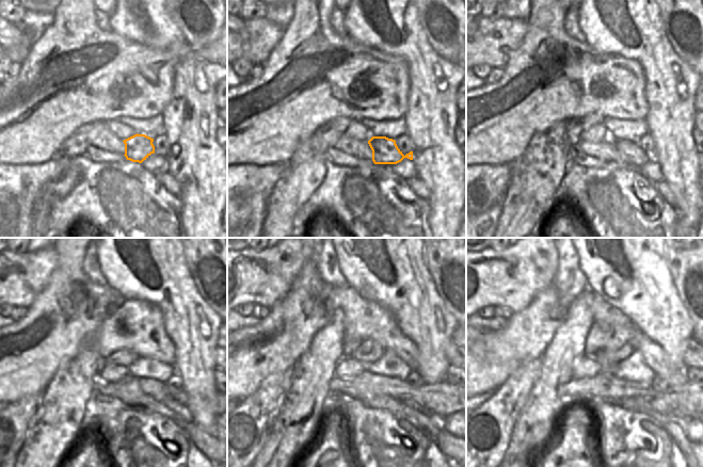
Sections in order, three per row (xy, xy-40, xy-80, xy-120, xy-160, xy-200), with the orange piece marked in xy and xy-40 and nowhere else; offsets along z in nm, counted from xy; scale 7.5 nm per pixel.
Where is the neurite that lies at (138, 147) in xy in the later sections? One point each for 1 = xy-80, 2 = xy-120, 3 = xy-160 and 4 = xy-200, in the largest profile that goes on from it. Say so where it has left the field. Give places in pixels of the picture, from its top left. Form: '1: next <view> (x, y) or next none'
1: next xy-80 (630, 153)
2: next xy-120 (179, 396)
3: next xy-160 (444, 398)
4: next xy-200 (683, 400)

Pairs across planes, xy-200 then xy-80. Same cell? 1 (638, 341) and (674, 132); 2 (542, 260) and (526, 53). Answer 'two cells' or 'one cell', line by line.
1: two cells
2: two cells

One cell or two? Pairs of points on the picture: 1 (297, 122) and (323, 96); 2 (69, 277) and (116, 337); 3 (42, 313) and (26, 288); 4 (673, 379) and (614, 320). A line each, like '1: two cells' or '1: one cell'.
1: one cell
2: one cell
3: two cells
4: one cell

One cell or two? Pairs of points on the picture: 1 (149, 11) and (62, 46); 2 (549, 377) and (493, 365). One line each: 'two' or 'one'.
1: two
2: two

